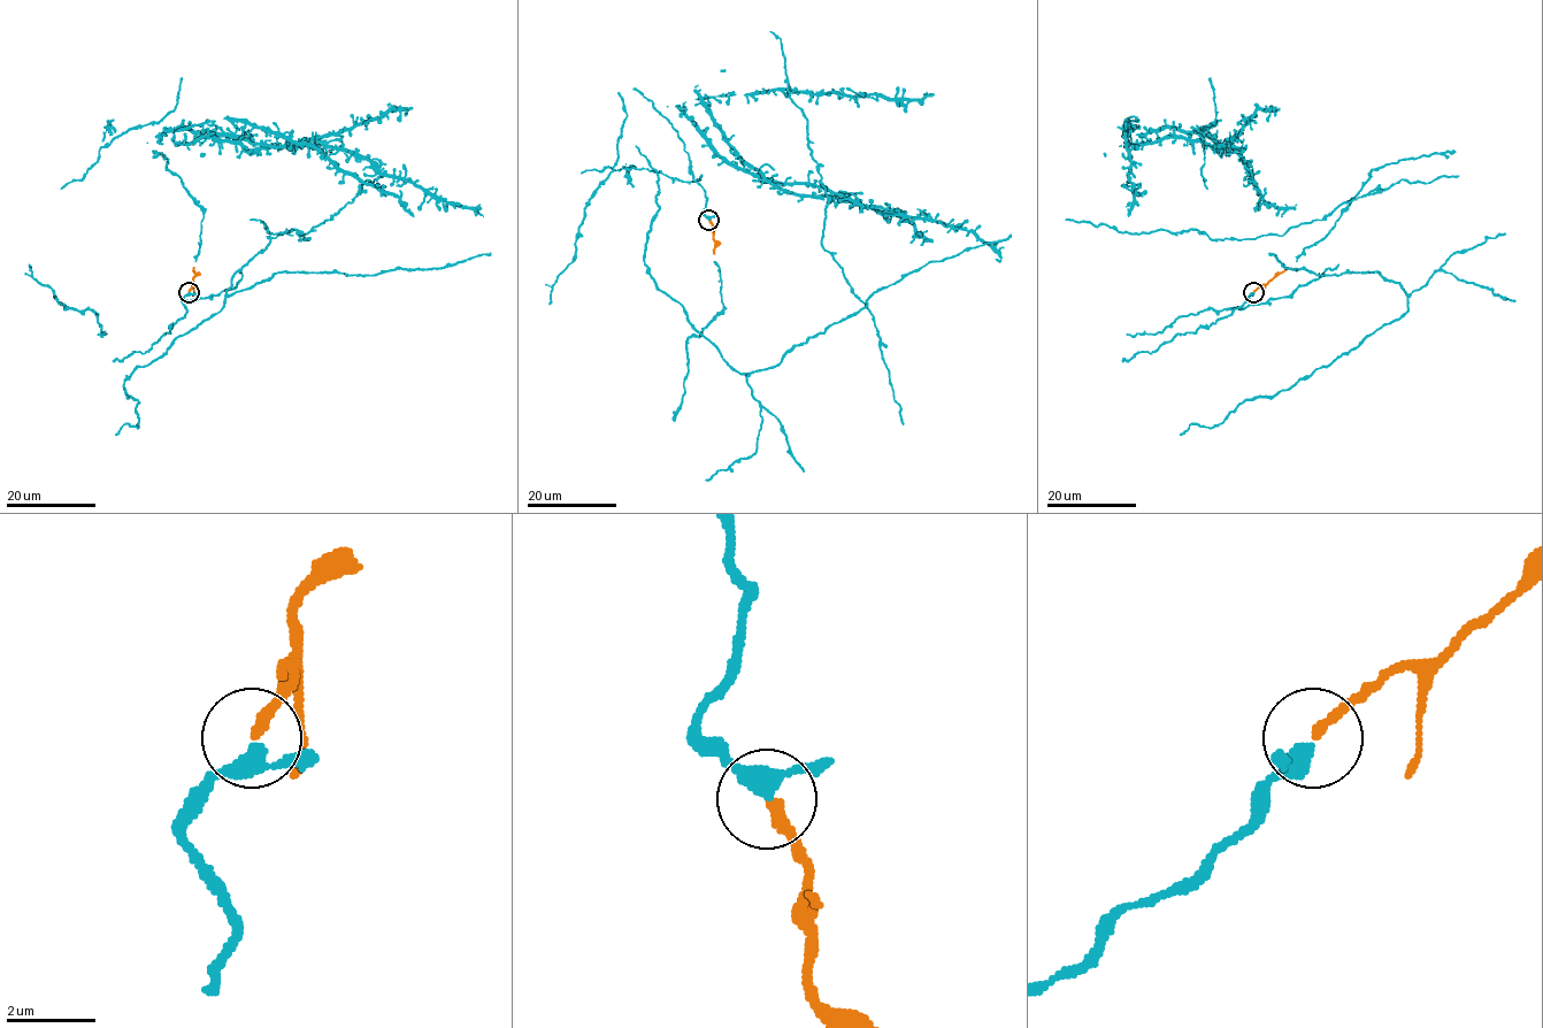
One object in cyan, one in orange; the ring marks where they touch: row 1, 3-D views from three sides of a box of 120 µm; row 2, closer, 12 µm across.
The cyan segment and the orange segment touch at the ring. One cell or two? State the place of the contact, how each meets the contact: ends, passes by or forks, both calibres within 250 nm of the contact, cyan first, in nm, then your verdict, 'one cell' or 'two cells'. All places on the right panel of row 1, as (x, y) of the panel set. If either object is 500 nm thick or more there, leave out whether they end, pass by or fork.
(1253, 292) | cyan passes by | orange ends | 320/200 nm | one cell

